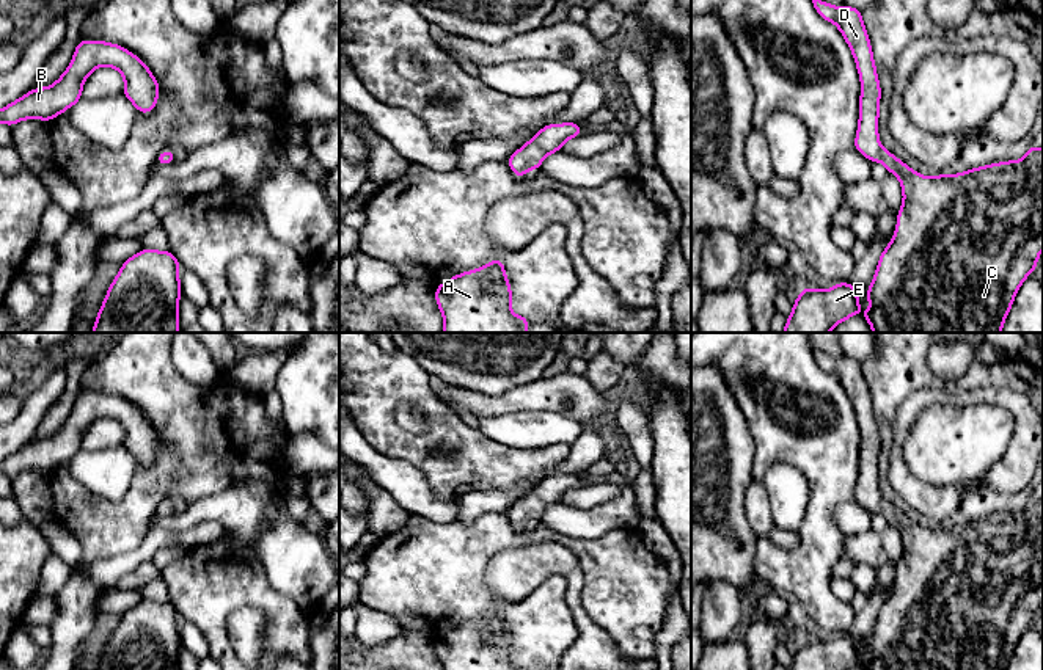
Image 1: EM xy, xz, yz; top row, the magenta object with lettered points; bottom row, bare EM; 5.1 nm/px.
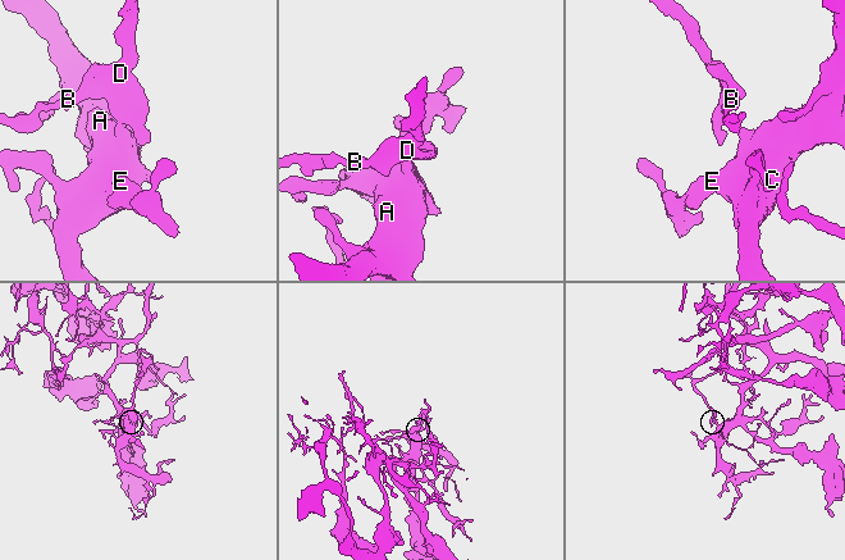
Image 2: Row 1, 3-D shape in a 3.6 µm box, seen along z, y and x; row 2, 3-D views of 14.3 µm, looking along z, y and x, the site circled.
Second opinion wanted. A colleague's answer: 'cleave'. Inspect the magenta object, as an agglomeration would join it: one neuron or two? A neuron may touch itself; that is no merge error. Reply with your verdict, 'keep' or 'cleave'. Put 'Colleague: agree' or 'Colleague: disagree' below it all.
keep
Colleague: disagree

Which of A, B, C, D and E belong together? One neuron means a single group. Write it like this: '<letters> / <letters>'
A B C D E

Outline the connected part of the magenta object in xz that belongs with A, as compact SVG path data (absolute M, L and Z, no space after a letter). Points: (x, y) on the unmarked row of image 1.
M501 607L441 634L435 653L443 670L526 670L511 664L512 642Z

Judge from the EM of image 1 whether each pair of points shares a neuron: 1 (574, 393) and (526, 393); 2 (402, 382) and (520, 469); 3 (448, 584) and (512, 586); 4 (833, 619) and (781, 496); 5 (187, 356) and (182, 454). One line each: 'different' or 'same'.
1: same
2: same
3: different
4: different
5: different

